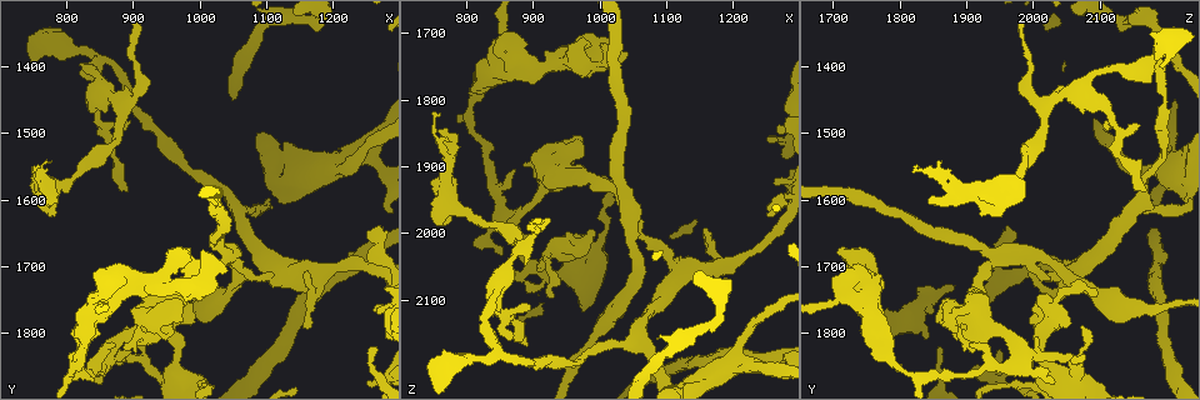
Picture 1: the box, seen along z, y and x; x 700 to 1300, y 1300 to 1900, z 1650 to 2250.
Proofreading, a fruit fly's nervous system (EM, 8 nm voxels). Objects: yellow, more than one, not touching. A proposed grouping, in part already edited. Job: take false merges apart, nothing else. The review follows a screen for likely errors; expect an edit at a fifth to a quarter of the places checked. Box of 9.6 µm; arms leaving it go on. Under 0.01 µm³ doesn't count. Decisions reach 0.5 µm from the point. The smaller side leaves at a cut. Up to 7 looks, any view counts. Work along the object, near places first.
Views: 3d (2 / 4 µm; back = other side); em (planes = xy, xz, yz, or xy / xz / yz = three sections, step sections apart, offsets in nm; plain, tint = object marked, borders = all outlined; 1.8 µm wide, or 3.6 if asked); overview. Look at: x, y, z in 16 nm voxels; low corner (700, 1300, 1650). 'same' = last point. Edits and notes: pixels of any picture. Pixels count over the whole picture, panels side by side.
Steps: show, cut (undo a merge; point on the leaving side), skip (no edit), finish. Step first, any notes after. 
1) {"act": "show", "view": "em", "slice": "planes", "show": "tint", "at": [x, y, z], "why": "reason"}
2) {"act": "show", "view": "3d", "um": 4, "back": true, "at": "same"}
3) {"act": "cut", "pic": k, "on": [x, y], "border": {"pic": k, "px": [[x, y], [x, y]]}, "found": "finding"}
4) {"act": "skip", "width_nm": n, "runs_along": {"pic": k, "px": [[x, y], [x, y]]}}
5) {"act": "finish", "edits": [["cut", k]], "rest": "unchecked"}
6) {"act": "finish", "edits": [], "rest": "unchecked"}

{"act": "show", "view": "3d", "um": 2, "at": [770, 1585, 1900], "why": "sudden change in width"}

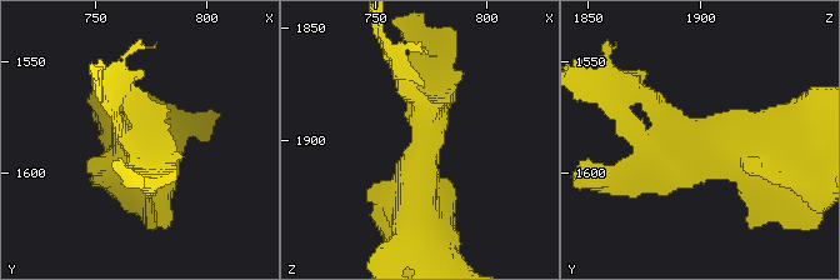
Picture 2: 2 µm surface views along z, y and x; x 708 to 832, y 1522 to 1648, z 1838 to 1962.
{"act": "show", "view": "em", "slice": "planes", "show": "tint", "at": [774, 1584, 1893], "why": "need the tissue"}

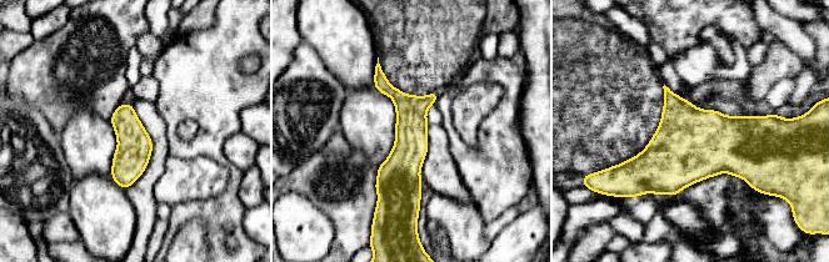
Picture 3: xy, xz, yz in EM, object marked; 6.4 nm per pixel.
{"act": "skip", "runs_along": {"pic": 3, "px": [[378, 69], [406, 106], [405, 206]]}, "found": "one neuron here"}

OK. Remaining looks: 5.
{"act": "show", "view": "em", "um": 3.6, "slice": "planes", "show": "plain", "at": [855, 1750, 1735], "why": "looks like a crossing"}

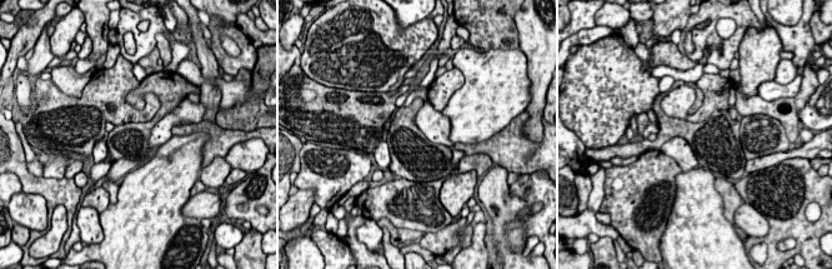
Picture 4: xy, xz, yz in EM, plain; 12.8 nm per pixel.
{"act": "show", "view": "em", "um": 3.6, "slice": "planes", "show": "tint", "at": "same"}

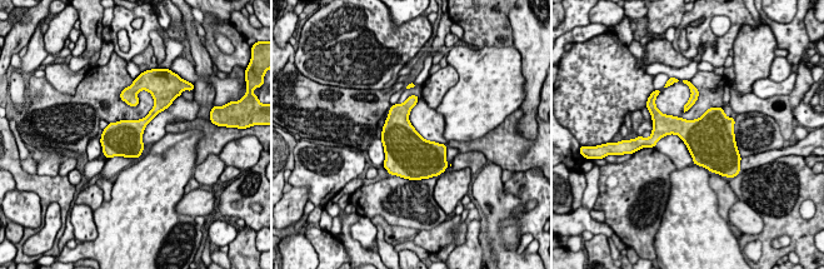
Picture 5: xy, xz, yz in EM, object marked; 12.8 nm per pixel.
{"act": "skip", "found": "one neuron here"}

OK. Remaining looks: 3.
{"act": "show", "view": "3d", "um": 2, "at": [980, 1735, 1920], "why": "calibre changes"}

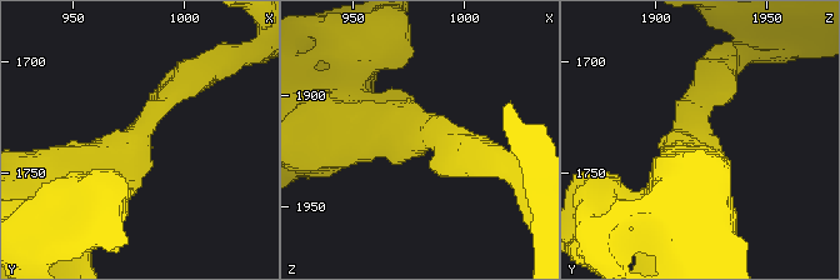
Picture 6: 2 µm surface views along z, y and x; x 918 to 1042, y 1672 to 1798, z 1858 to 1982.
{"act": "show", "view": "em", "slice": "xy", "step": 8, "show": "tint", "at": [978, 1737, 1918], "arm_widths_nm": [240, 550], "why": "now the EM"}

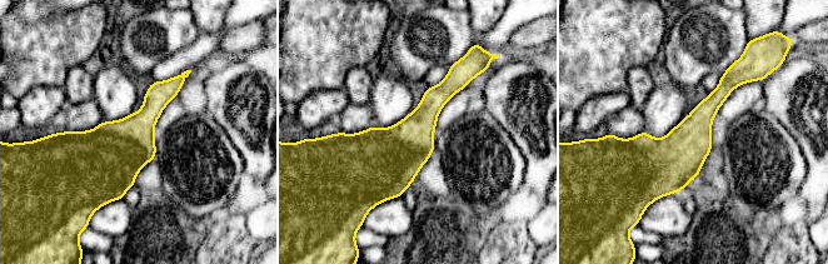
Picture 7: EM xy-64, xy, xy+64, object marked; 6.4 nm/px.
{"act": "show", "view": "em", "slice": "planes", "show": "tint", "at": "same", "why": "cut it another way"}

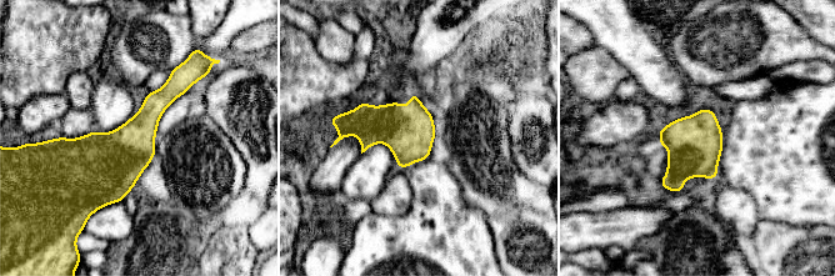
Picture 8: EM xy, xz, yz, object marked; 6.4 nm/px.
{"act": "skip", "width_nm": 320, "found": "one neuron here"}

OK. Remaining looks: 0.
{"act": "finish", "edits": [], "rest": "unchecked"}

